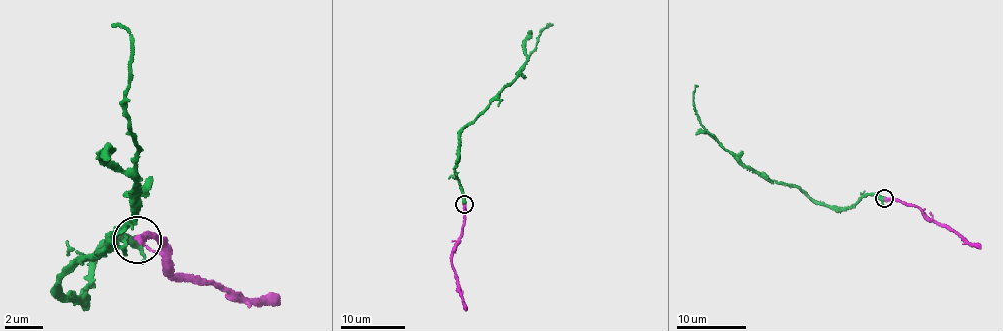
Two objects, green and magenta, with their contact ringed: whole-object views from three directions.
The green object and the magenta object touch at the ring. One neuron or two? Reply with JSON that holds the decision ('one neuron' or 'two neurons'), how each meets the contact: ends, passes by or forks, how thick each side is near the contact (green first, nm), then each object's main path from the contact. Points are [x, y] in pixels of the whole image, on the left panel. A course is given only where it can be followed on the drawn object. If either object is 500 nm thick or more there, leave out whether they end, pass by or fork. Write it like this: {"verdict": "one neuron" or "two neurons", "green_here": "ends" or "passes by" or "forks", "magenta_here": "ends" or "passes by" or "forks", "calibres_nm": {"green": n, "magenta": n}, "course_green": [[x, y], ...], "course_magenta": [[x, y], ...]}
{"verdict": "one neuron", "green_here": "passes by", "magenta_here": "ends", "calibres_nm": {"green": 360, "magenta": 360}, "course_green": [[137, 241], [103, 246], [85, 293], [68, 302], [60, 283], [135, 208], [140, 178], [129, 39], [111, 24]], "course_magenta": [[139, 240], [168, 235], [173, 276], [186, 274], [278, 306]]}

